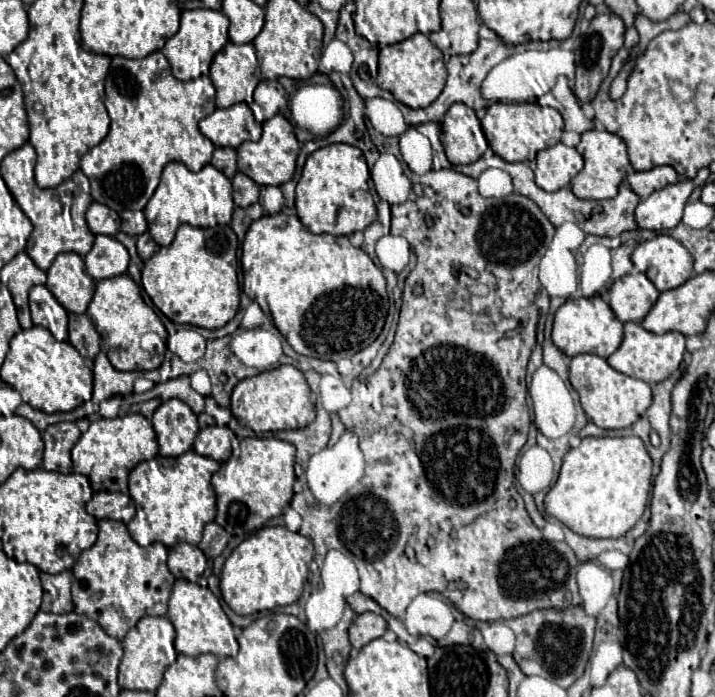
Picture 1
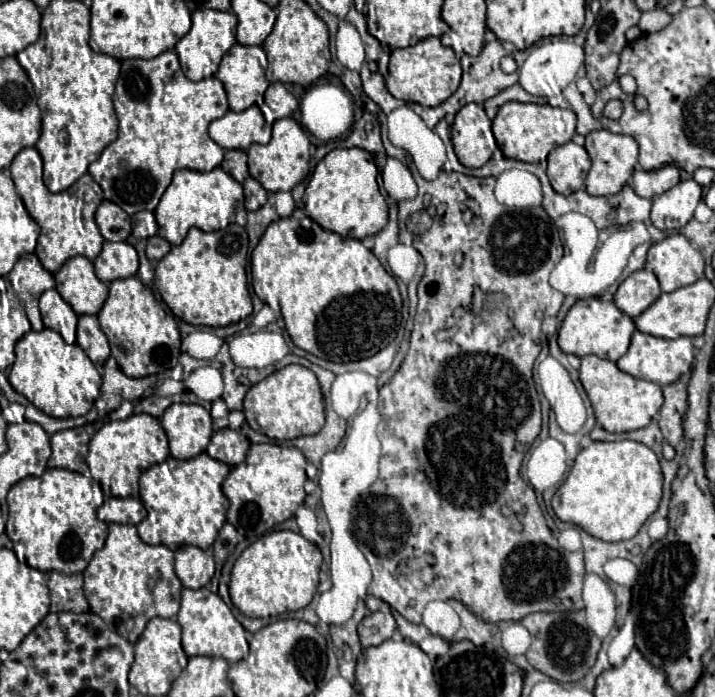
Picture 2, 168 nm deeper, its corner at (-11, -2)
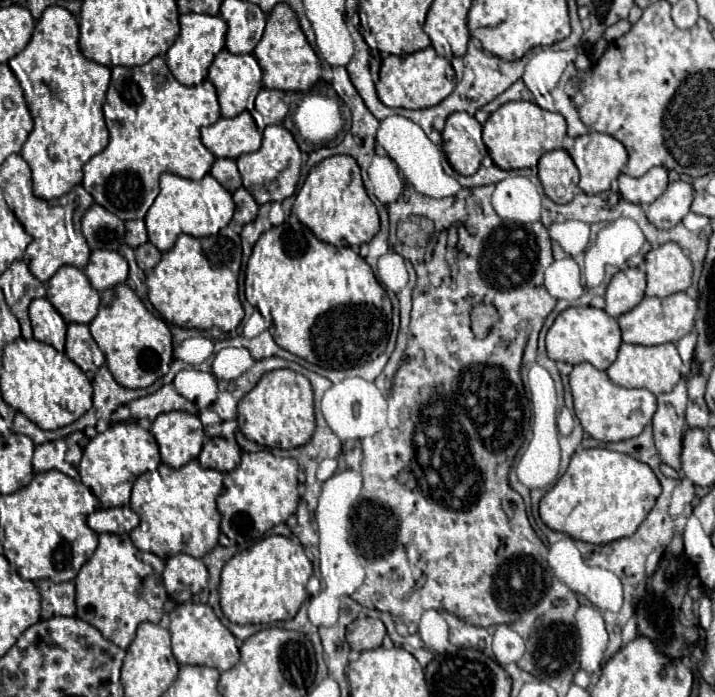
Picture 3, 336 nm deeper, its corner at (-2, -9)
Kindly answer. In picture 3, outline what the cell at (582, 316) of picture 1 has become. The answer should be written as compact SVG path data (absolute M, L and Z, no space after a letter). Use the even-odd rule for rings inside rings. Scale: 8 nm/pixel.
M572 306L566 308L550 326L546 334L546 350L552 360L568 362L568 364L580 364L588 362L596 366L598 370L606 370L618 356L618 348L622 344L620 338L620 326L616 318L608 316L604 310L592 308L592 306Z

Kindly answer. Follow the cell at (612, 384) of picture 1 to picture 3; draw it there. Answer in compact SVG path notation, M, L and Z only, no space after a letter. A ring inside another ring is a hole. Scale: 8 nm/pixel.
M576 364L570 372L570 390L574 396L574 412L584 432L602 442L620 442L638 436L656 412L656 396L644 388L622 388L610 382L604 370L592 364Z

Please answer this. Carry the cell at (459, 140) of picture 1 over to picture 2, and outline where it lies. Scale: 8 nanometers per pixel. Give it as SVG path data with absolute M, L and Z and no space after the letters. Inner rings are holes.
M469 103L457 113L451 135L455 155L465 167L483 167L497 149L491 119L485 115L483 105L477 103Z

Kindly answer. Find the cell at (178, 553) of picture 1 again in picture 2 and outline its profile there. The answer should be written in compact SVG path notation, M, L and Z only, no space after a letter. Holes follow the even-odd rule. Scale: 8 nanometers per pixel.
M183 545L175 551L175 573L183 587L201 589L205 587L216 570L212 549L203 551L193 545Z

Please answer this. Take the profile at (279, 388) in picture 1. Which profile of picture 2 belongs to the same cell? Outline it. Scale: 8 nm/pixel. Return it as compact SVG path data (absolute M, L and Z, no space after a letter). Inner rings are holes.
M287 365L253 385L245 395L243 413L247 417L247 423L255 431L265 433L267 437L277 441L315 435L325 423L323 393L319 389L319 381L315 373L303 365Z

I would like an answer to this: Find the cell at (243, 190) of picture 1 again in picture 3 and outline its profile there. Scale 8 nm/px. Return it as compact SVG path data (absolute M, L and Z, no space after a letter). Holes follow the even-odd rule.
M238 188L234 192L234 204L236 204L236 212L234 212L234 218L232 222L244 226L248 222L252 222L258 214L258 204L256 200L250 196L250 192L246 188Z

